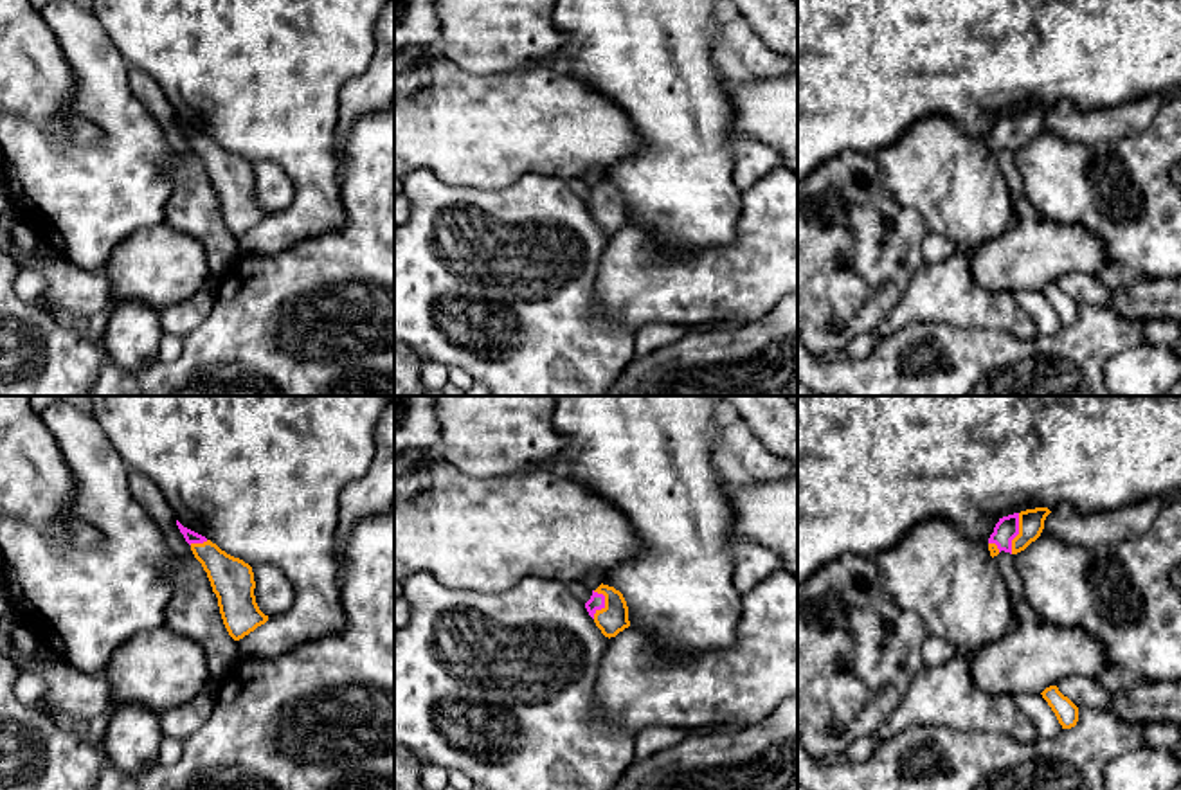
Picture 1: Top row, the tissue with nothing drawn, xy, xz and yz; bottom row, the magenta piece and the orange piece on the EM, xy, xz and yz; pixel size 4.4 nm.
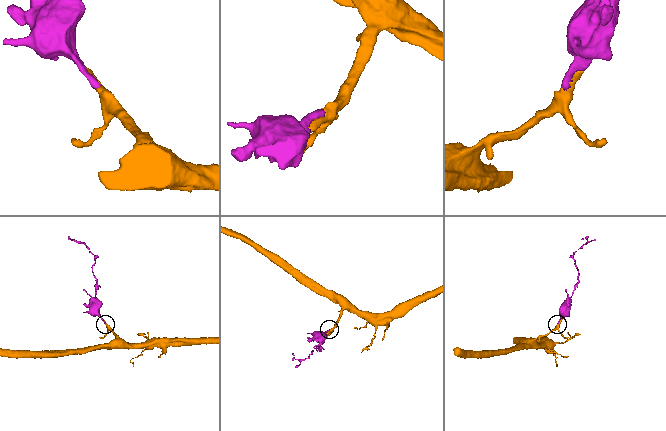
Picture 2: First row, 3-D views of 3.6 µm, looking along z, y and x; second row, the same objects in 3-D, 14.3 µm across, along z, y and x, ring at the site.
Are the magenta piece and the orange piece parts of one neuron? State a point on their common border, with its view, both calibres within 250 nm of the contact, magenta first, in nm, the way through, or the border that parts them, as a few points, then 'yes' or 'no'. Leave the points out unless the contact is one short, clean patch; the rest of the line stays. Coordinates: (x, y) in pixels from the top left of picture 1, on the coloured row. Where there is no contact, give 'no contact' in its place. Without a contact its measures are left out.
contact yz (1018, 533); calibres 100 and 110 nm; yes

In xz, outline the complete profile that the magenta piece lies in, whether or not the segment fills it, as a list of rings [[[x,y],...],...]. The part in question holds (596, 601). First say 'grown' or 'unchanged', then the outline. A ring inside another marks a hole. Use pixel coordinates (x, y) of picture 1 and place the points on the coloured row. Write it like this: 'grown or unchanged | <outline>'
grown | [[[601,583],[592,590],[585,608],[601,633],[609,639],[630,626],[627,601],[614,587]]]

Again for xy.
grown | [[[178,520],[176,525],[191,545],[194,558],[207,572],[229,635],[239,641],[265,624],[268,615],[265,615],[256,603],[252,567],[227,554],[205,536],[184,527]]]

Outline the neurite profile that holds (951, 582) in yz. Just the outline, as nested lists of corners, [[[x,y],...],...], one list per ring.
[[[929,518],[875,561],[891,599],[902,610],[916,614],[929,635],[951,642],[958,651],[981,650],[1010,630],[1014,605],[990,556],[988,540],[972,540],[945,518]]]

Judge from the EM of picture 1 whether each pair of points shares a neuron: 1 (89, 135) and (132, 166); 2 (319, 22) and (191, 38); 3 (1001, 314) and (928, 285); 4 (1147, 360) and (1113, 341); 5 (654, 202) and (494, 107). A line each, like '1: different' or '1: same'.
1: different
2: same
3: same
4: different
5: different

